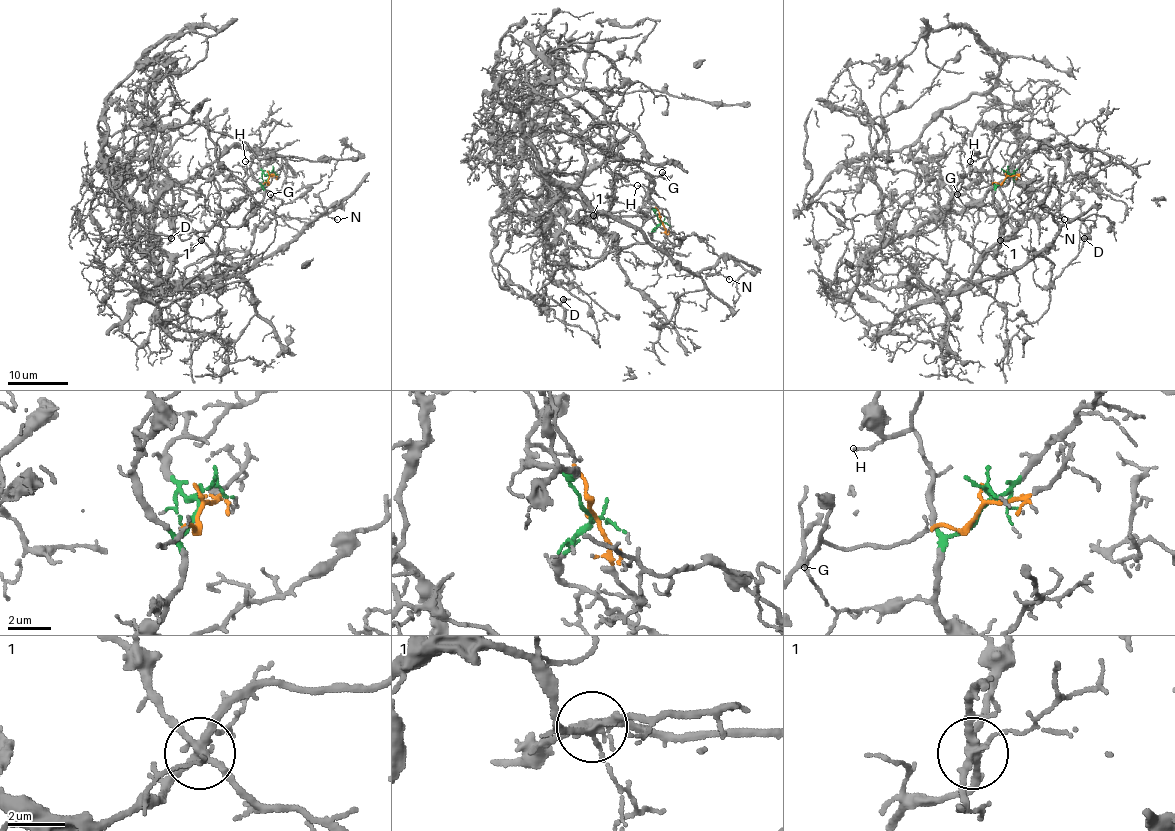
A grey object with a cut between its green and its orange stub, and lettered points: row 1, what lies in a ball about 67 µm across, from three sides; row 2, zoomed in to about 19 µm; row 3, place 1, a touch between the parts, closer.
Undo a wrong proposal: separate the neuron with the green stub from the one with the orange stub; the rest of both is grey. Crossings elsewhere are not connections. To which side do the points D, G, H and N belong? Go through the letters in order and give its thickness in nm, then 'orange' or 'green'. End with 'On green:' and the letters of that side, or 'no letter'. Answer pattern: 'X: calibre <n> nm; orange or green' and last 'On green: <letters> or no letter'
D: calibre 100 nm; green
G: calibre 130 nm; green
H: calibre 120 nm; green
N: calibre 130 nm; green
On green: D, G, H, N

